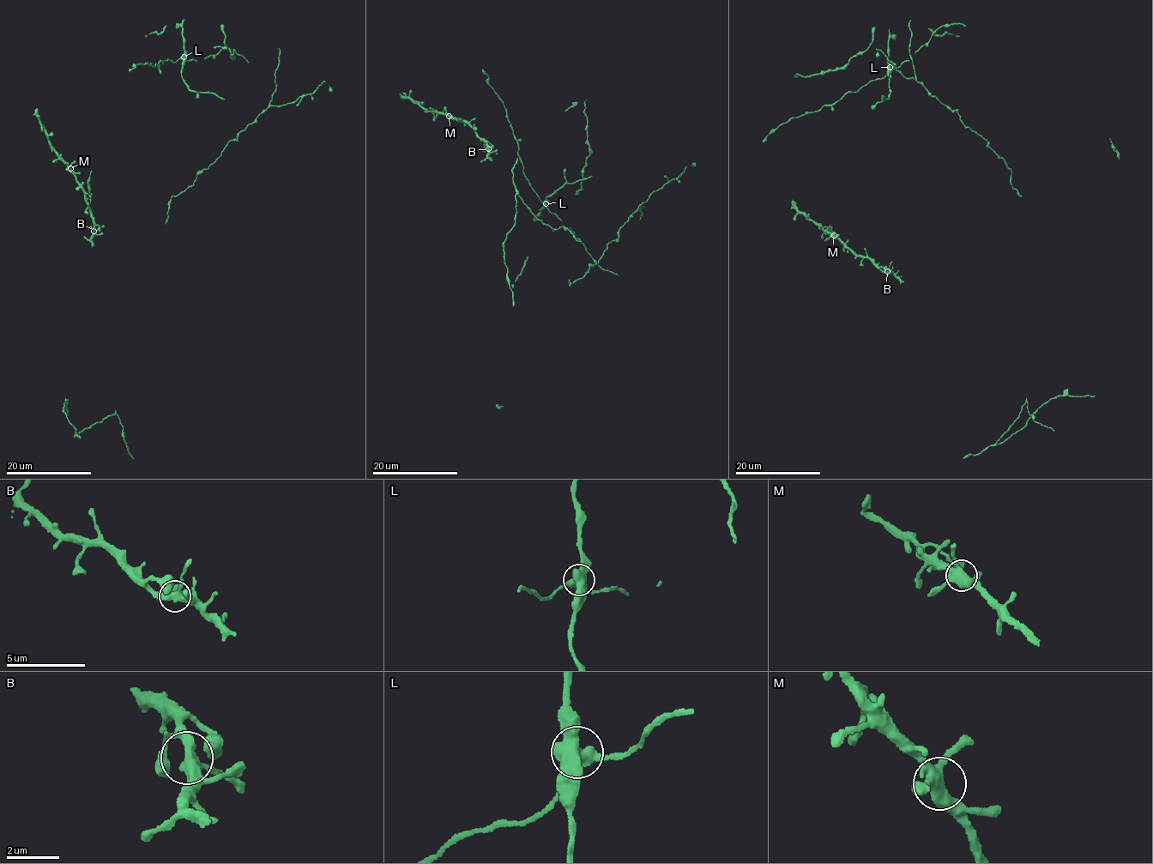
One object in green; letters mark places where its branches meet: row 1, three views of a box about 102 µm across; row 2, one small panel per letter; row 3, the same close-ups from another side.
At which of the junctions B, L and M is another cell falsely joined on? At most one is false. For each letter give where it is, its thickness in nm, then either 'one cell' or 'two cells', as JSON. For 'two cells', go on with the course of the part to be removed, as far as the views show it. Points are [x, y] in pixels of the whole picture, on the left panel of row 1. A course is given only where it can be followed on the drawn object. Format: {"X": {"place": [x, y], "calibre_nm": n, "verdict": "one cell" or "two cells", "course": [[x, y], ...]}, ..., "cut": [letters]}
{"B": {"place": [93, 231], "calibre_nm": 400, "verdict": "one cell"}, "L": {"place": [184, 57], "calibre_nm": 500, "verdict": "two cells"}, "M": {"place": [70, 168], "calibre_nm": 440, "verdict": "one cell"}, "cut": ["L"]}

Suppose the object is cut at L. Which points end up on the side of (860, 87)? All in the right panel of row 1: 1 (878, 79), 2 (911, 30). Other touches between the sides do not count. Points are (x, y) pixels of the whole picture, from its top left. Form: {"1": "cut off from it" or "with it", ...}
{"1": "with it", "2": "cut off from it"}

